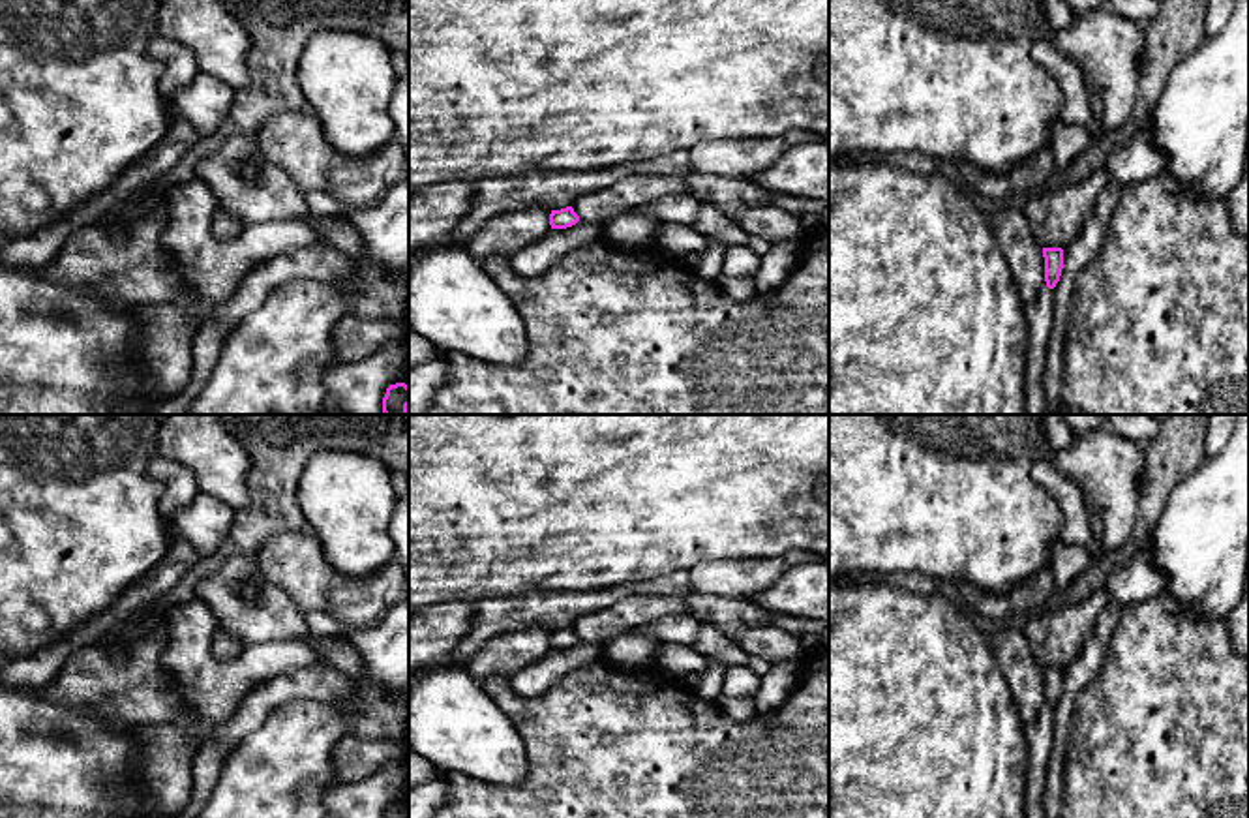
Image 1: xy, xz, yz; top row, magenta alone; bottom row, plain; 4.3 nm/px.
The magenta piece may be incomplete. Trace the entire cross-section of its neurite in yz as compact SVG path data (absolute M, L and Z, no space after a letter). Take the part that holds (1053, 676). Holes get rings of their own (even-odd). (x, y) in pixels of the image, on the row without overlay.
M1043 668L1045 677L1045 702L1048 709L1054 709L1060 702L1063 689L1063 670L1061 668Z

